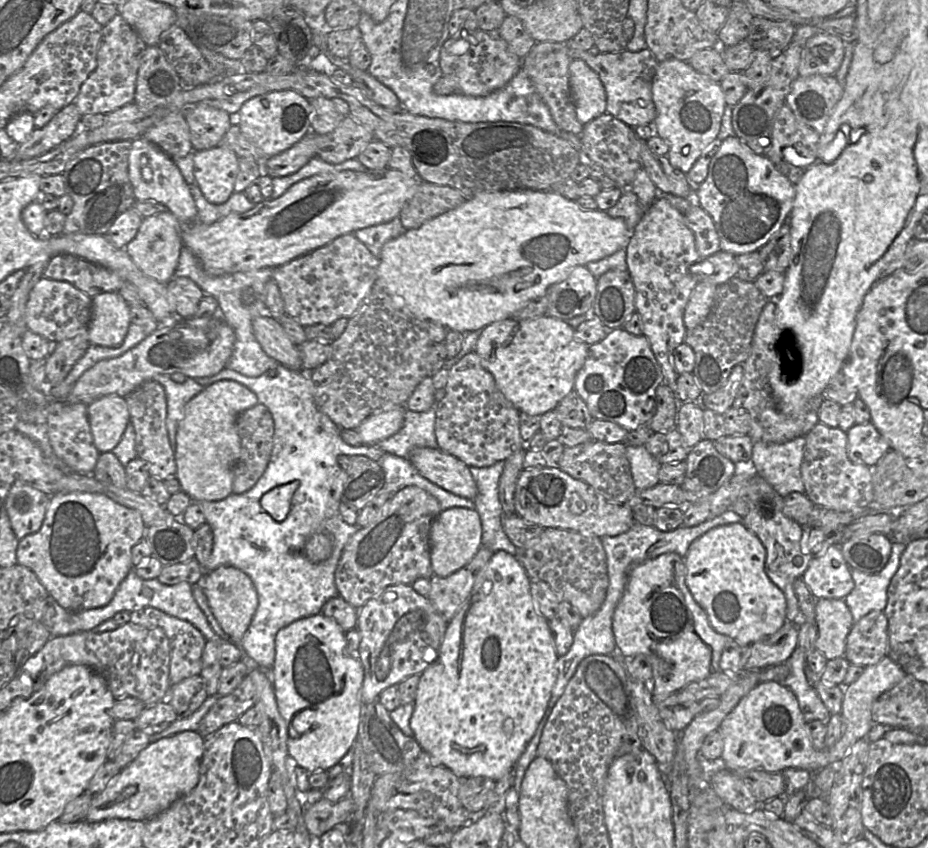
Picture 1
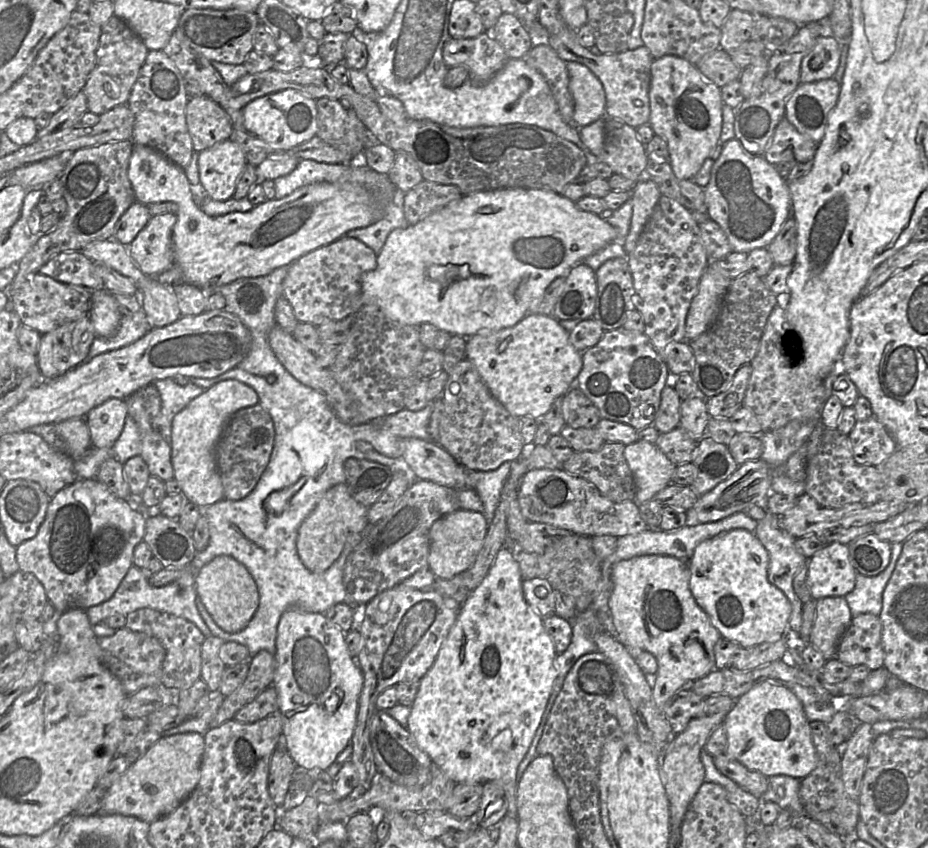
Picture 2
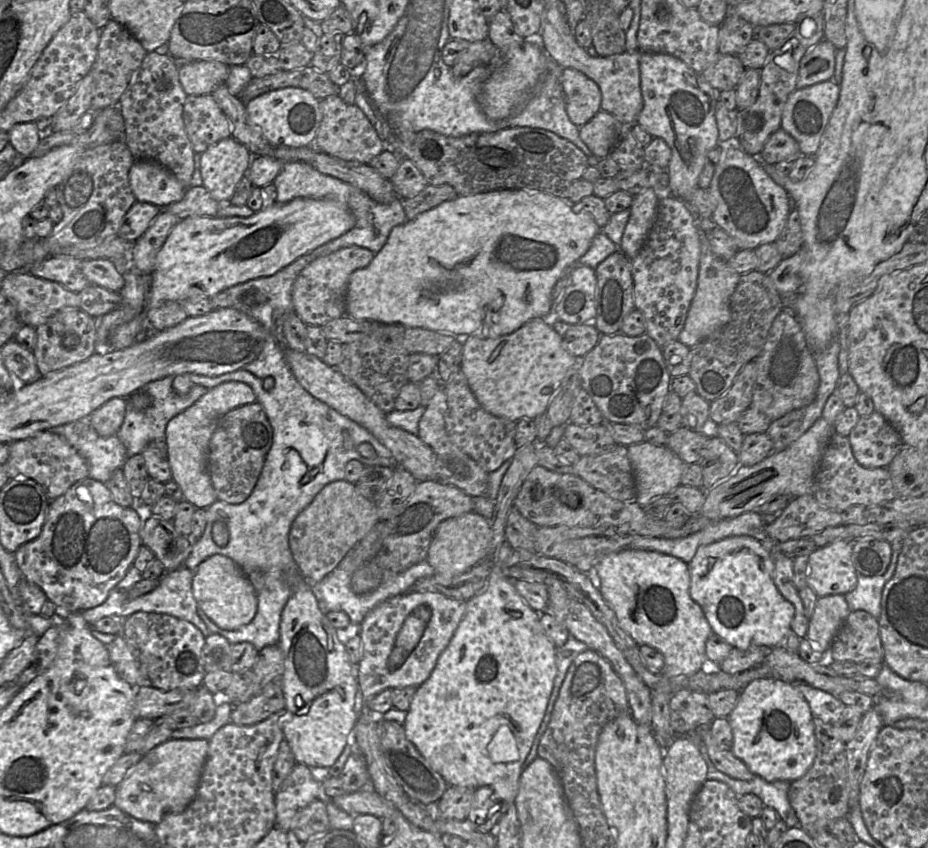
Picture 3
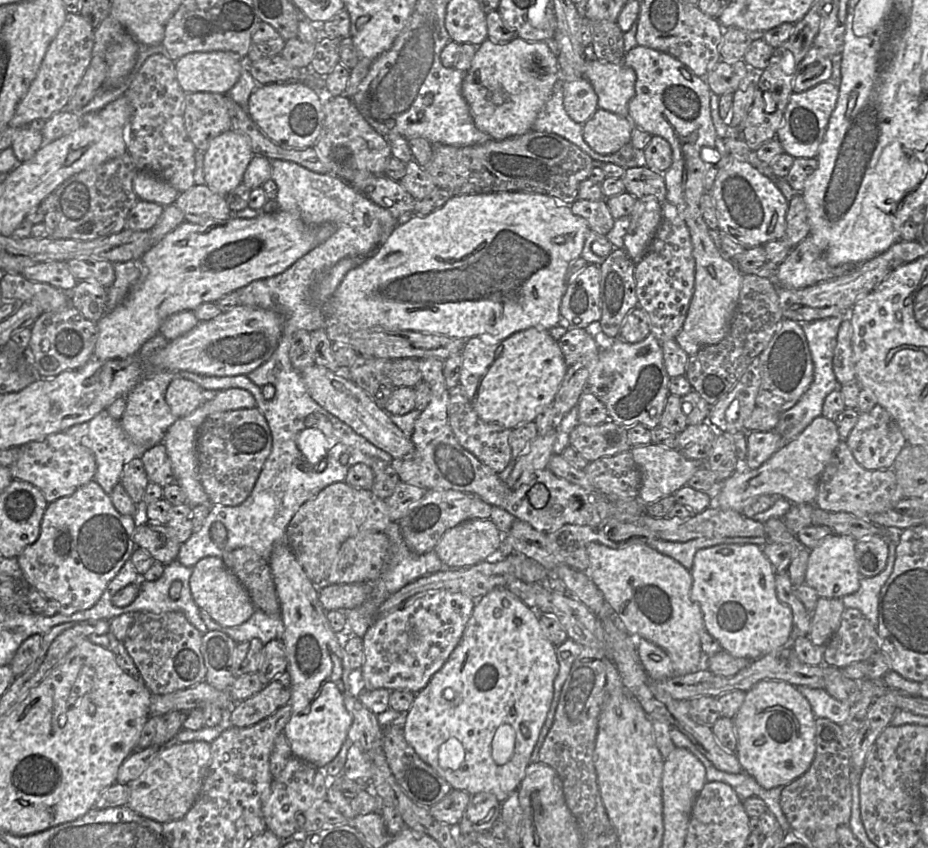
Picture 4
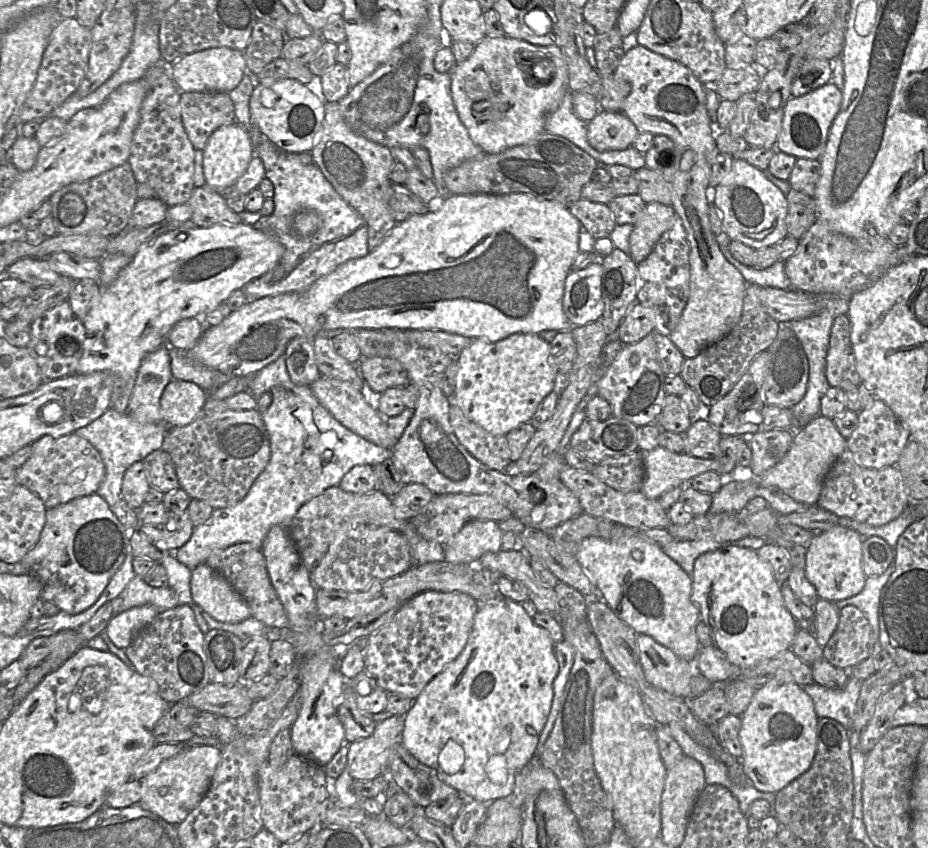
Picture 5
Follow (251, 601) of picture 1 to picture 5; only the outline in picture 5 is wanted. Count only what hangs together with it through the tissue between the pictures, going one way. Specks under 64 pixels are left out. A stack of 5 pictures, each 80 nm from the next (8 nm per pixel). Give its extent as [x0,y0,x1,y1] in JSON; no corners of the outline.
[191,564,251,623]

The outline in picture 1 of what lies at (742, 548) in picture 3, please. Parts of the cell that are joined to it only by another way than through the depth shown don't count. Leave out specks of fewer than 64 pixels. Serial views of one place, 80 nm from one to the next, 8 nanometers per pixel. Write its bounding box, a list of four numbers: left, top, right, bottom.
[684,523,787,646]

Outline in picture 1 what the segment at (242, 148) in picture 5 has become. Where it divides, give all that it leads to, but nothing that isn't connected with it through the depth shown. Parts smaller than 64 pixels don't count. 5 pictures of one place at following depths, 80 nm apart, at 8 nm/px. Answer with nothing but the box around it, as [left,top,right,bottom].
[195,146,239,204]

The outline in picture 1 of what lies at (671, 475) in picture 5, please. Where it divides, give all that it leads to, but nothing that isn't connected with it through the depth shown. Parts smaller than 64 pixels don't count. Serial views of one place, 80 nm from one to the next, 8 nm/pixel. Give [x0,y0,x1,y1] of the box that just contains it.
[626,445,662,490]

